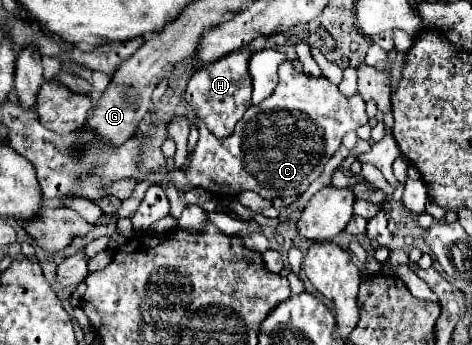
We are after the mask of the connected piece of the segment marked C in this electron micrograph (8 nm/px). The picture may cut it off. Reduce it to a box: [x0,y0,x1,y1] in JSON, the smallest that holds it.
[184,61,368,201]

